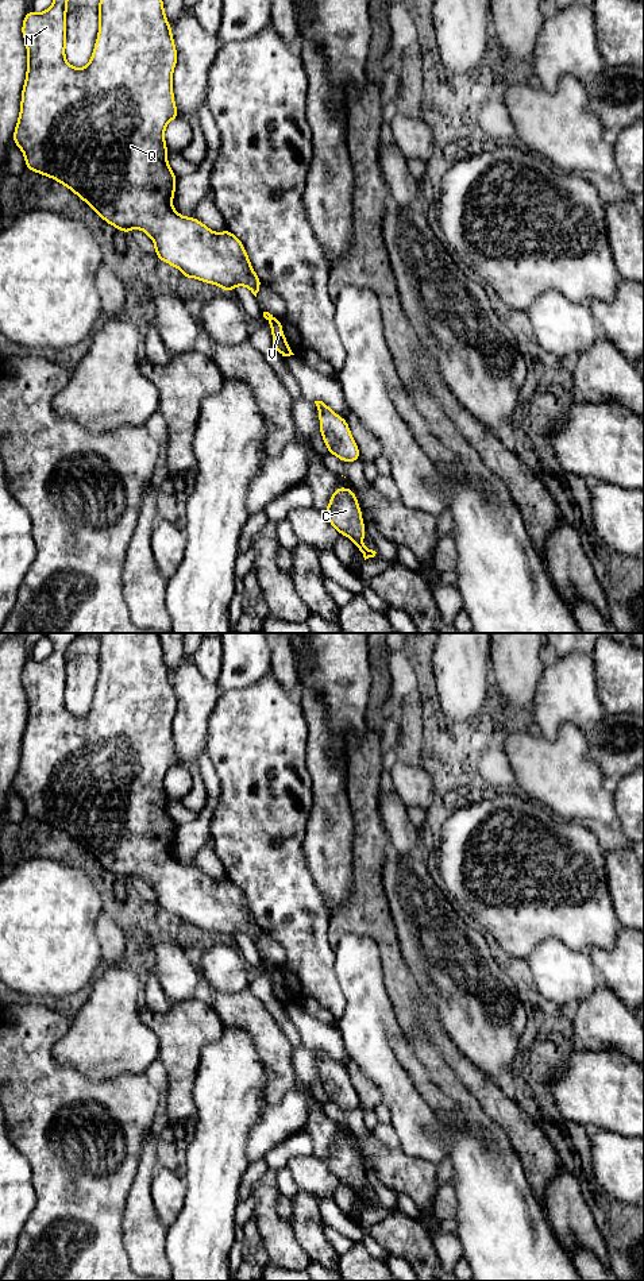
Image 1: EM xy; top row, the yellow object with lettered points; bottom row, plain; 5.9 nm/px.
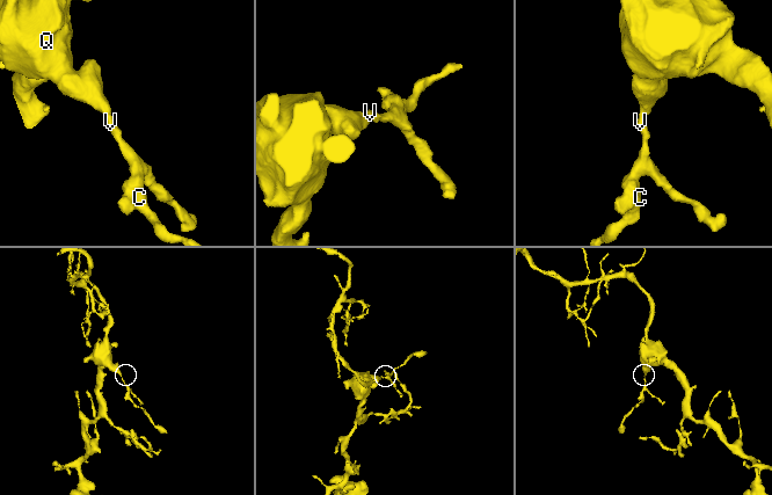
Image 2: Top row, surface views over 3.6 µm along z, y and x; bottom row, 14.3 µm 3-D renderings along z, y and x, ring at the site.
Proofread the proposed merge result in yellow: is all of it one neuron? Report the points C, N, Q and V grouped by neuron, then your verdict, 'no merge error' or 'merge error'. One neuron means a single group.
C N Q V | no merge error

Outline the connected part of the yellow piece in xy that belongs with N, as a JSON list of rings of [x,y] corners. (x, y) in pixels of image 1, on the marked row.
[[[54,0],[53,5],[45,12],[36,13],[31,9],[26,13],[22,27],[22,34],[27,46],[27,74],[26,82],[22,90],[22,104],[19,120],[12,136],[12,140],[23,151],[26,159],[26,169],[47,175],[55,181],[59,181],[62,186],[69,188],[90,205],[108,224],[119,228],[124,234],[128,234],[132,228],[144,231],[155,244],[155,255],[178,270],[182,271],[185,278],[197,278],[203,282],[219,285],[224,292],[231,293],[235,286],[243,285],[251,290],[257,297],[262,281],[257,277],[243,243],[227,228],[221,234],[211,231],[205,224],[196,217],[184,217],[173,208],[171,201],[176,192],[176,181],[173,170],[167,165],[167,146],[165,143],[165,128],[170,120],[178,117],[177,107],[174,105],[173,81],[171,76],[177,63],[177,50],[174,39],[171,36],[171,27],[165,16],[162,0],[100,0],[99,4],[99,35],[90,62],[82,67],[76,69],[66,62],[65,46],[66,46],[66,7],[68,0]]]

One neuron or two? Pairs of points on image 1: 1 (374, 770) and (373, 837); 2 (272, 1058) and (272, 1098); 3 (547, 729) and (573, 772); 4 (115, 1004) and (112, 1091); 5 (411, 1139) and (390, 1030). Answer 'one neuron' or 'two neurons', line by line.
1: one neuron
2: one neuron
3: two neurons
4: two neurons
5: one neuron

